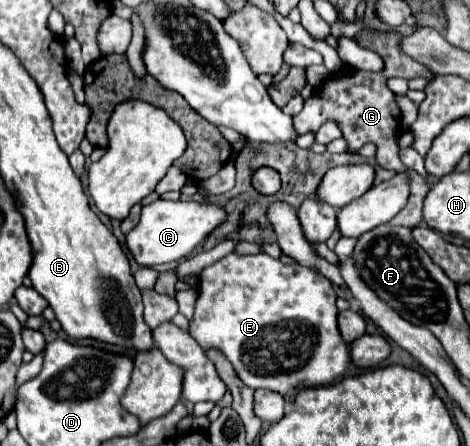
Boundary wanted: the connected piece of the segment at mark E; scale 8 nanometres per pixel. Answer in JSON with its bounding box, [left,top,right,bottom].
[189,253,351,395]

